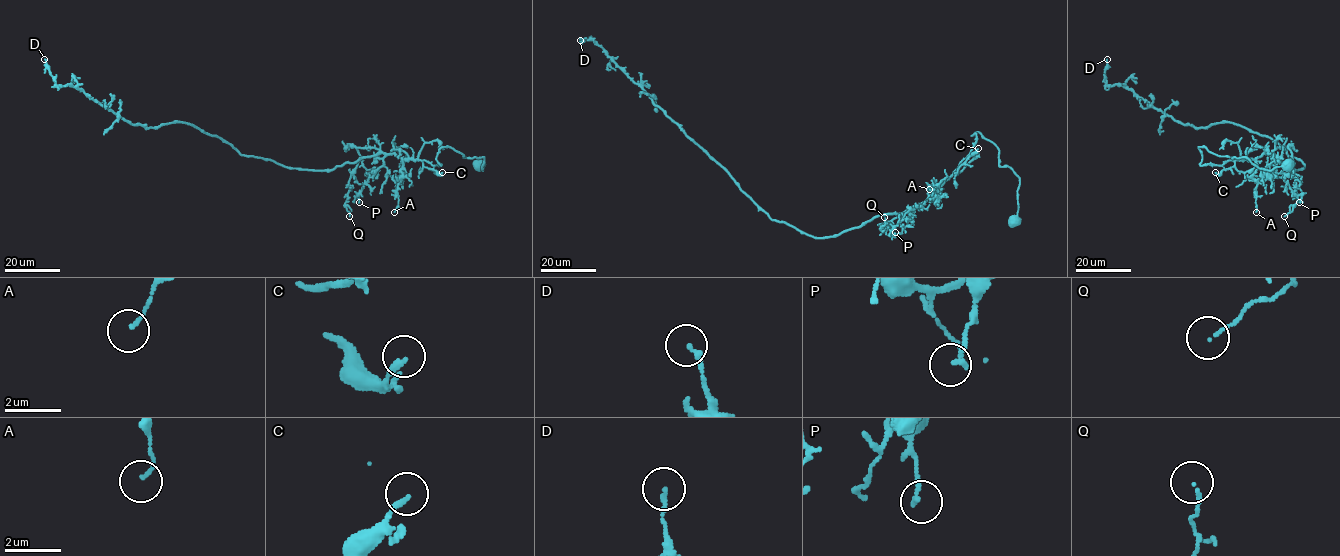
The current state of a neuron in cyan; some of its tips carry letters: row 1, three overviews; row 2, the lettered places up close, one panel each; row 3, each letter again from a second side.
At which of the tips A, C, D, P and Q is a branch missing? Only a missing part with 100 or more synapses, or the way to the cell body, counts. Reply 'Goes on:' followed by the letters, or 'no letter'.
Goes on: no letter

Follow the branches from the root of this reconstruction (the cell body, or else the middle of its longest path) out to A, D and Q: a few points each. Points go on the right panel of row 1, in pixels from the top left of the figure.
A: (1289, 164), (1266, 170), (1245, 157), (1219, 156), (1198, 147), (1200, 165), (1254, 160), (1256, 212)
D: (1289, 164), (1199, 146), (1200, 165), (1272, 153), (1304, 167), (1269, 138), (1182, 124), (1107, 86), (1107, 59)
Q: (1289, 164), (1266, 170), (1245, 157), (1198, 147), (1200, 165), (1287, 148), (1298, 197), (1284, 216)

